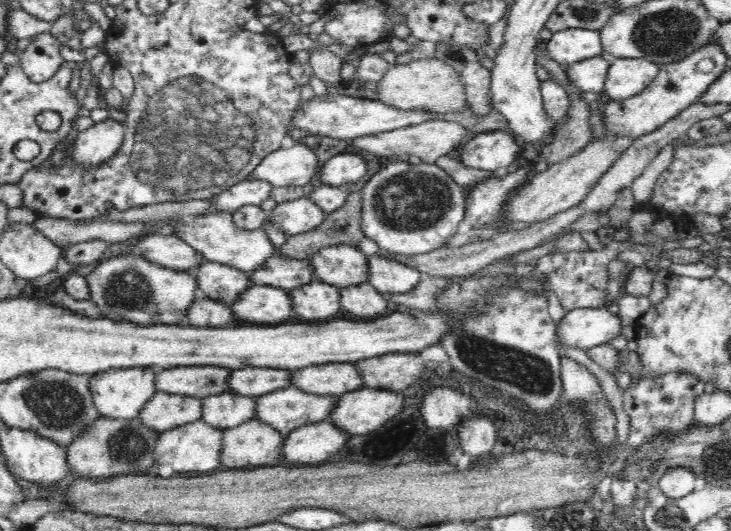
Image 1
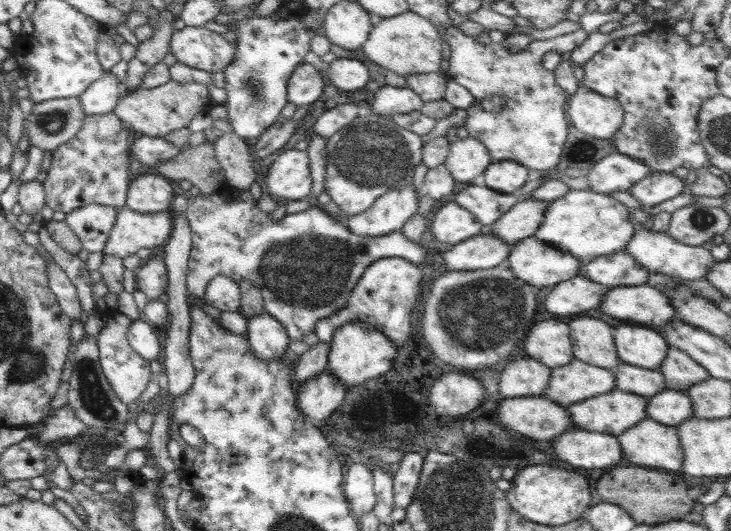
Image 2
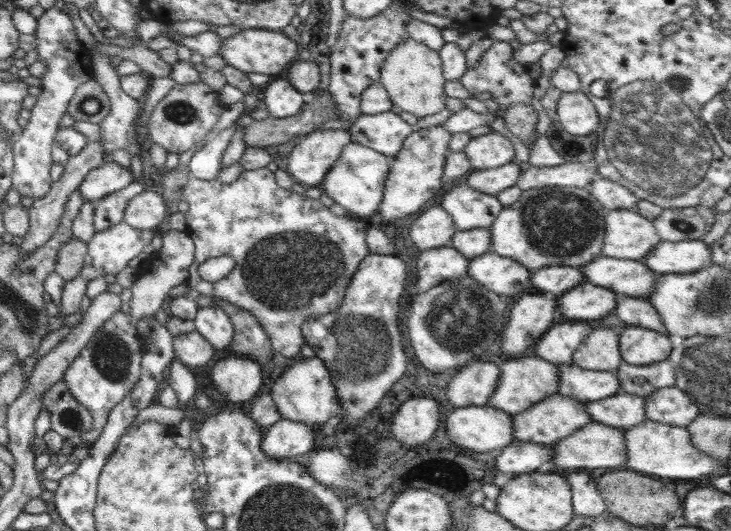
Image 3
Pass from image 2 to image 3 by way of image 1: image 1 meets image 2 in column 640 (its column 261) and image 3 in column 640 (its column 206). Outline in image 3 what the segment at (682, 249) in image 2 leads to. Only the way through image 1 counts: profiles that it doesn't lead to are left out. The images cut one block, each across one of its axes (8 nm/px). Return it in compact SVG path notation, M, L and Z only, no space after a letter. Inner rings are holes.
M612 210L604 218L604 256L642 261L661 241L652 221L636 211Z

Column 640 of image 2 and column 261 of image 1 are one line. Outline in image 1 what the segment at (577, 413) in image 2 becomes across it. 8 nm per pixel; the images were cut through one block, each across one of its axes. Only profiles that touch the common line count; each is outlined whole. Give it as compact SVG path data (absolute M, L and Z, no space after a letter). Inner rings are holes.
M290 384L286 388L256 397L256 400L257 414L255 419L270 424L270 427L288 437L288 434L291 434L292 431L297 430L299 427L321 422L330 417L337 406L338 396L306 393L306 391L302 391L302 389Z

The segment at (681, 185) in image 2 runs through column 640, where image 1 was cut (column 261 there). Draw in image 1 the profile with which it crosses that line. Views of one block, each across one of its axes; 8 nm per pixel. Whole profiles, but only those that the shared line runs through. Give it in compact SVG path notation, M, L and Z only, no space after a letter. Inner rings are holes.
M248 178L230 186L228 190L222 190L220 194L212 196L208 201L212 201L213 206L221 213L226 212L232 215L246 204L260 206L264 200L270 198L272 188L268 181Z

